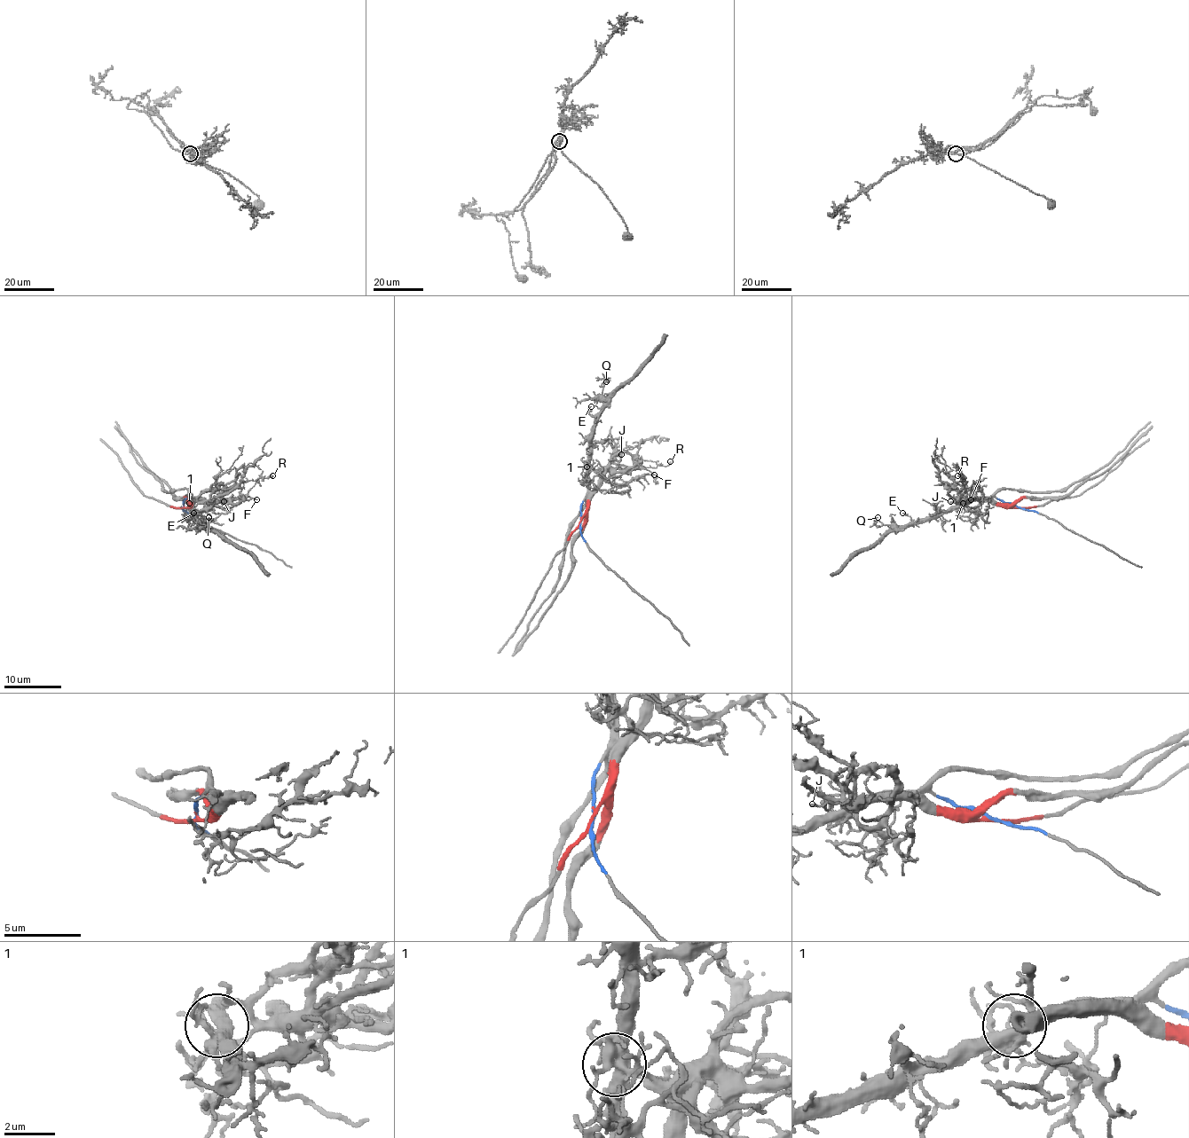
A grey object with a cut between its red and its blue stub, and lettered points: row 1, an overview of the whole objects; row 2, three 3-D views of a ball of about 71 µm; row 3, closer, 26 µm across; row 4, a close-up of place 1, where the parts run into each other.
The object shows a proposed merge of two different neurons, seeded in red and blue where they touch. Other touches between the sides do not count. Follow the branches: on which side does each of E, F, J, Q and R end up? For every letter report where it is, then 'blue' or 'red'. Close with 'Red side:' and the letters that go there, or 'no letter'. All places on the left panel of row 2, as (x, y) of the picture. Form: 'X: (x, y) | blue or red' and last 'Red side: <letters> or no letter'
E: (193, 513) | blue
F: (256, 499) | red
J: (224, 501) | red
Q: (208, 517) | blue
R: (272, 475) | red
Red side: F, J, R

